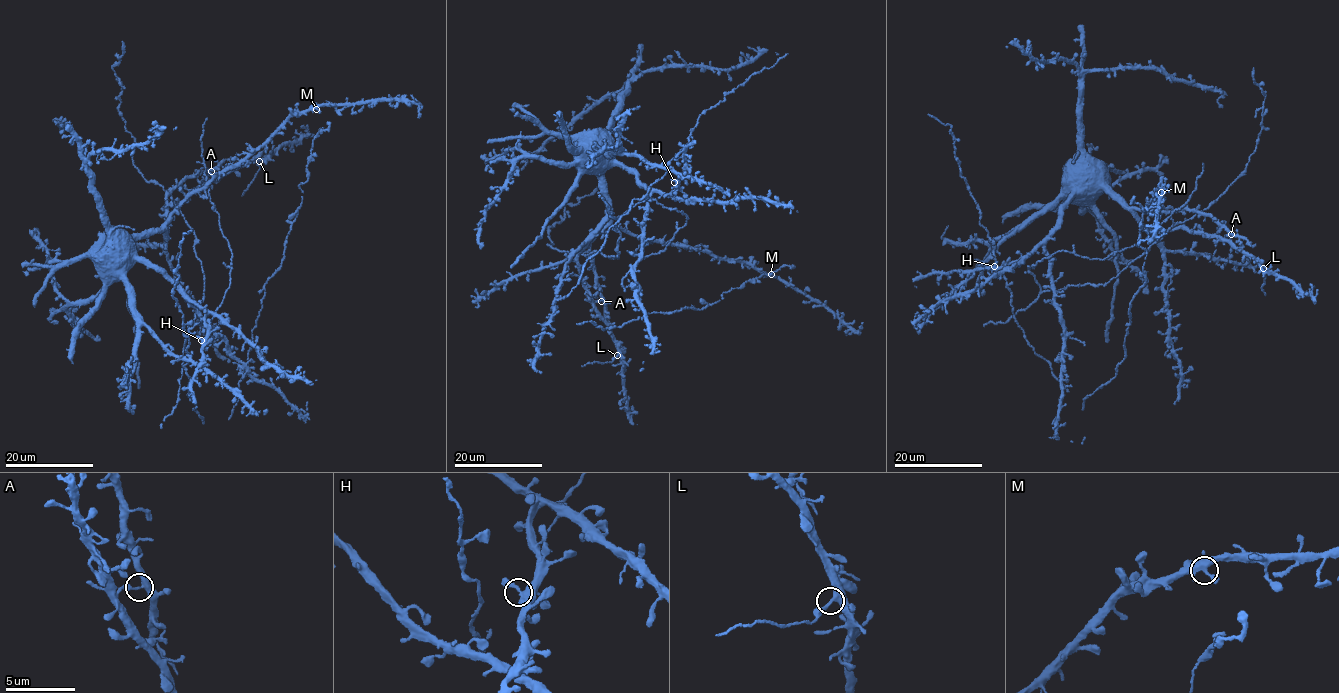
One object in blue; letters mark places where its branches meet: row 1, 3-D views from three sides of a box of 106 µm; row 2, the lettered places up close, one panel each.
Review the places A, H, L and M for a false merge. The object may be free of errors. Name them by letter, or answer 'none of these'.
L

